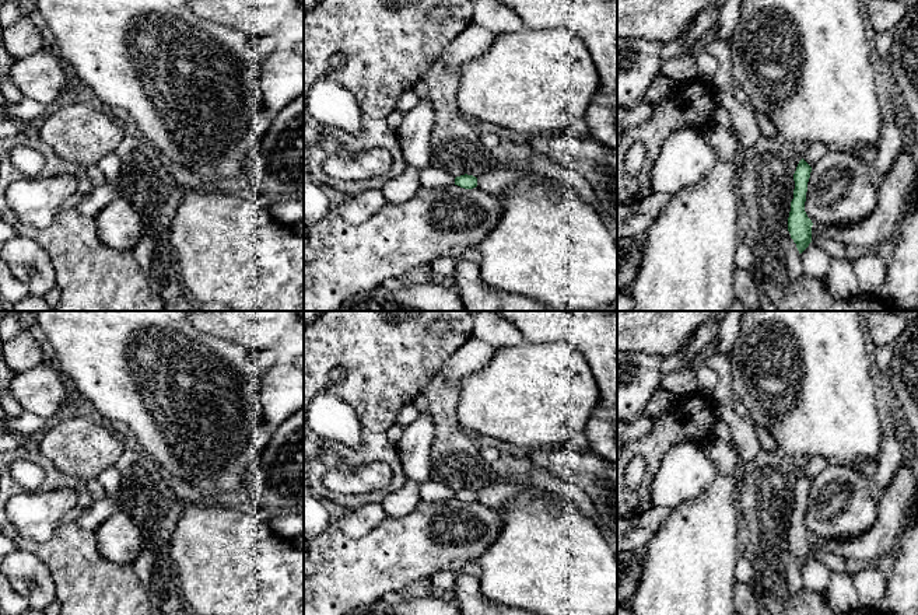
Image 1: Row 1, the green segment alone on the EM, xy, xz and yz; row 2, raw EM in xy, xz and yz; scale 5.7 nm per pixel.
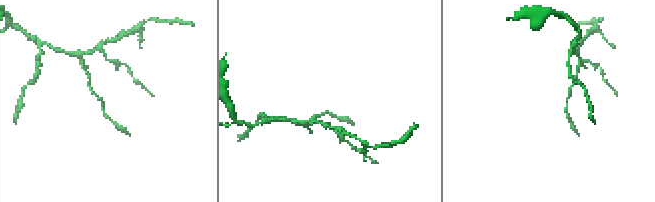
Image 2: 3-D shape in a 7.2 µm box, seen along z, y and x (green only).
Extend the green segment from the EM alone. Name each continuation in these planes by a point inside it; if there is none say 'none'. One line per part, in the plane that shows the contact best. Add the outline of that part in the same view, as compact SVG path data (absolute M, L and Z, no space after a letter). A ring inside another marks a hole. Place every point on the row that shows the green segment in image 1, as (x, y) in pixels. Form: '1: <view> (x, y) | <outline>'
none

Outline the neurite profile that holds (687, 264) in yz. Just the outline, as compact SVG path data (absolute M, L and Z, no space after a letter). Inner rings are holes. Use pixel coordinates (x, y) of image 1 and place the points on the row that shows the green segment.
M719 161L697 184L673 193L659 216L644 234L644 251L638 275L630 287L633 311L726 311L736 300L735 254L739 245L737 163Z

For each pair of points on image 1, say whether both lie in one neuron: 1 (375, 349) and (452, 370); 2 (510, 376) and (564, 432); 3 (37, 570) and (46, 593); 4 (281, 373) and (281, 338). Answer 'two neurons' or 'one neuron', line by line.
1: two neurons
2: one neuron
3: one neuron
4: two neurons

